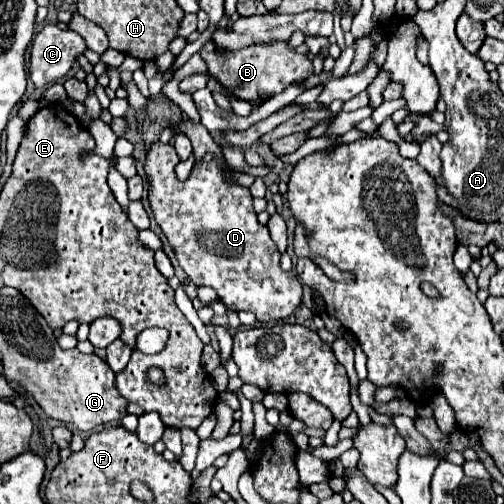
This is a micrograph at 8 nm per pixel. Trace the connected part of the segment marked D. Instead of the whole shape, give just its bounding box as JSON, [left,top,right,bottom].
[147,141,301,323]

